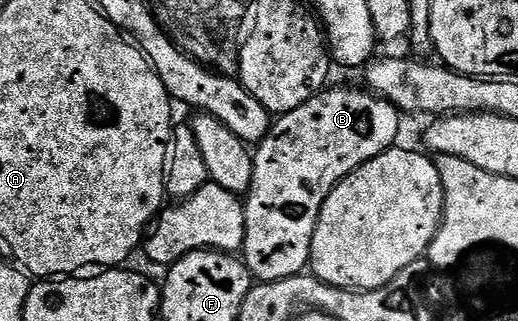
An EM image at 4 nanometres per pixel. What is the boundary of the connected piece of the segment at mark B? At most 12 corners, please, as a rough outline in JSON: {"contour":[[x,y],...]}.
{"contour":[[331,88],[272,123],[245,194],[247,271],[310,265],[327,195],[401,113]]}

